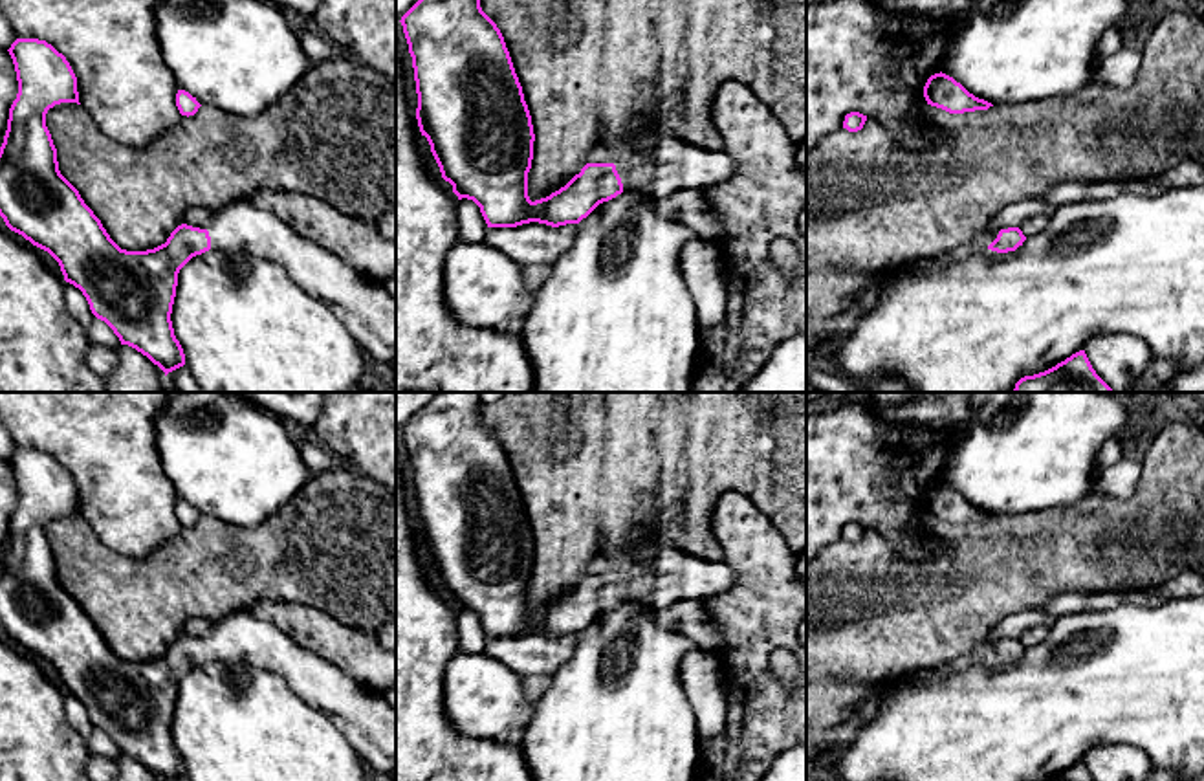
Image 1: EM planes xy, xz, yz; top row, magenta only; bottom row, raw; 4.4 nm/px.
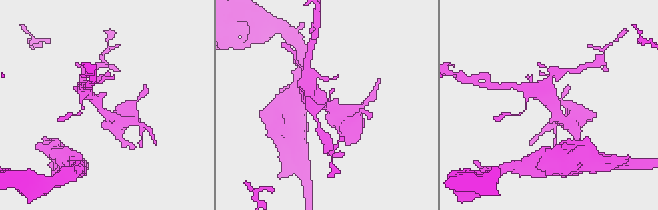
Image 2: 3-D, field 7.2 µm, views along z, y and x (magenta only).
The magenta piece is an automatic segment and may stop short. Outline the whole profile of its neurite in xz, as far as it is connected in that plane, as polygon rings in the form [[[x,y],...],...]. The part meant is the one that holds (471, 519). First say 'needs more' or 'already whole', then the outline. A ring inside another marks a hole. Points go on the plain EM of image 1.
needs more; [[[436,392],[400,433],[412,468],[420,543],[431,556],[442,588],[453,596],[458,610],[467,609],[480,618],[487,638],[579,634],[623,601],[662,610],[676,601],[724,594],[735,585],[735,570],[722,559],[704,561],[676,548],[660,548],[649,561],[621,566],[614,574],[586,574],[564,598],[531,612],[531,526],[504,447],[482,422],[480,407],[478,392]]]

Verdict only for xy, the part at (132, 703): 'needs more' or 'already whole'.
needs more

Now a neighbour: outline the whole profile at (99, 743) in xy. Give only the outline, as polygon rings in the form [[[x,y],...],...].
[[[95,728],[95,732],[86,739],[88,750],[92,755],[101,755],[106,759],[117,761],[121,757],[119,748],[114,744],[114,741],[101,730]]]

